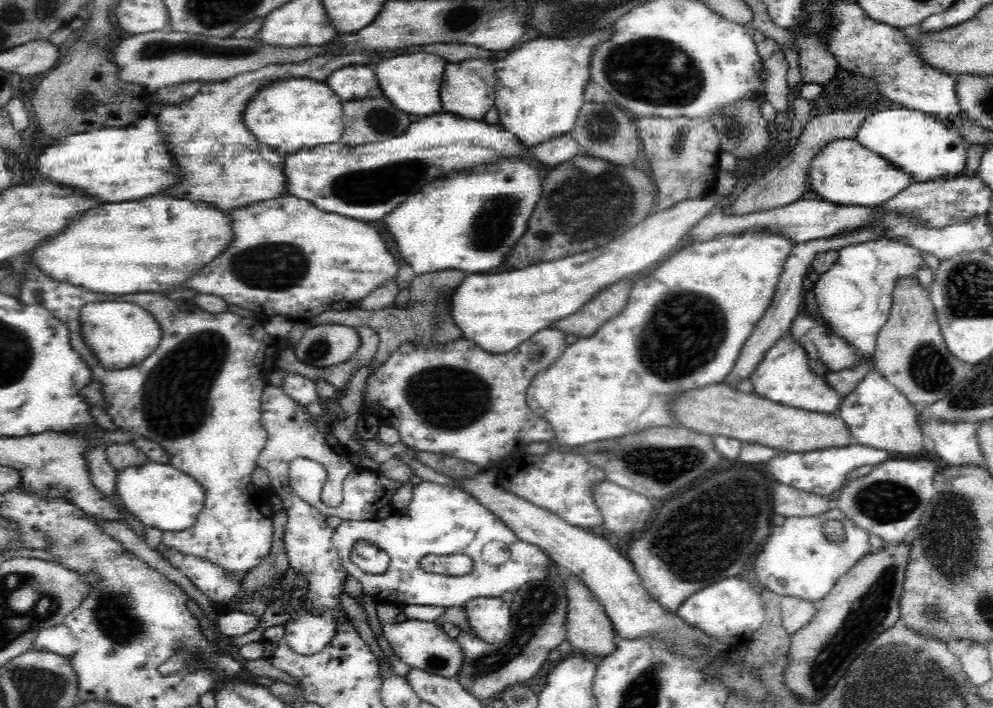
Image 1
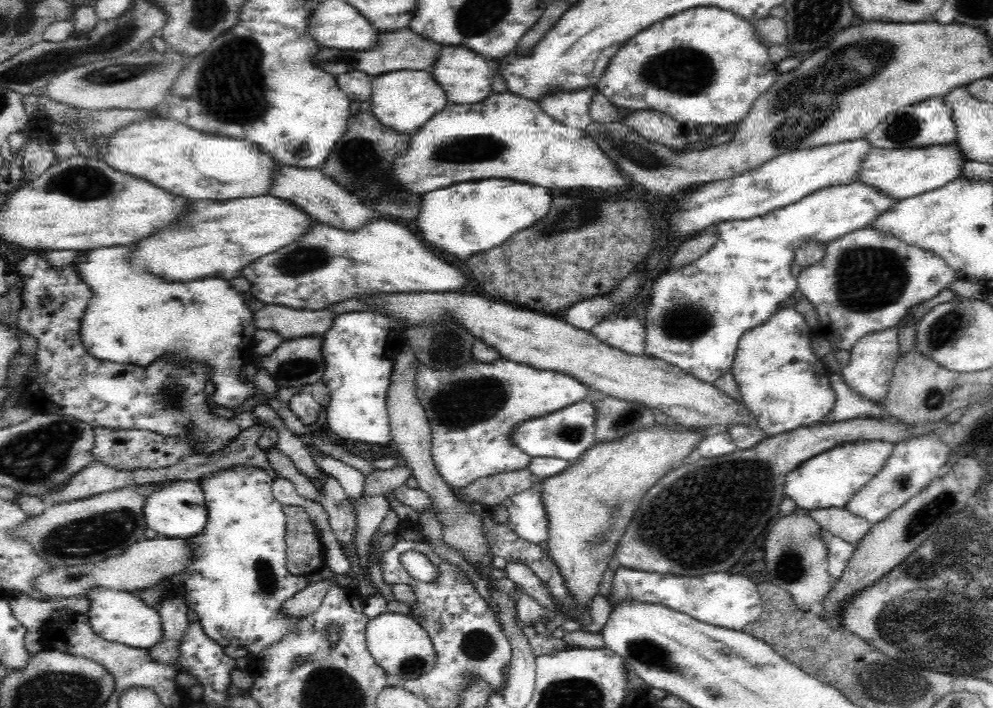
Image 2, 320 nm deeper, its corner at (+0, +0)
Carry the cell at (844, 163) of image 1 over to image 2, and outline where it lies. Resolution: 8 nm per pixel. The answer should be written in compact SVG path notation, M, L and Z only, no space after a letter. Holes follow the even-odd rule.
M957 141L953 143L932 147L879 149L872 148L859 169L859 182L874 187L876 191L883 191L884 195L892 199L910 198L936 190L954 179L960 178L960 169L963 168L964 156L959 149Z

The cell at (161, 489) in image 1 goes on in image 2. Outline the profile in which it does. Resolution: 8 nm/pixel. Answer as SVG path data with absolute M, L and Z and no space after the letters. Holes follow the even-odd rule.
M174 481L160 485L143 506L147 528L157 532L157 536L175 539L189 539L196 536L207 525L206 496L198 482Z

